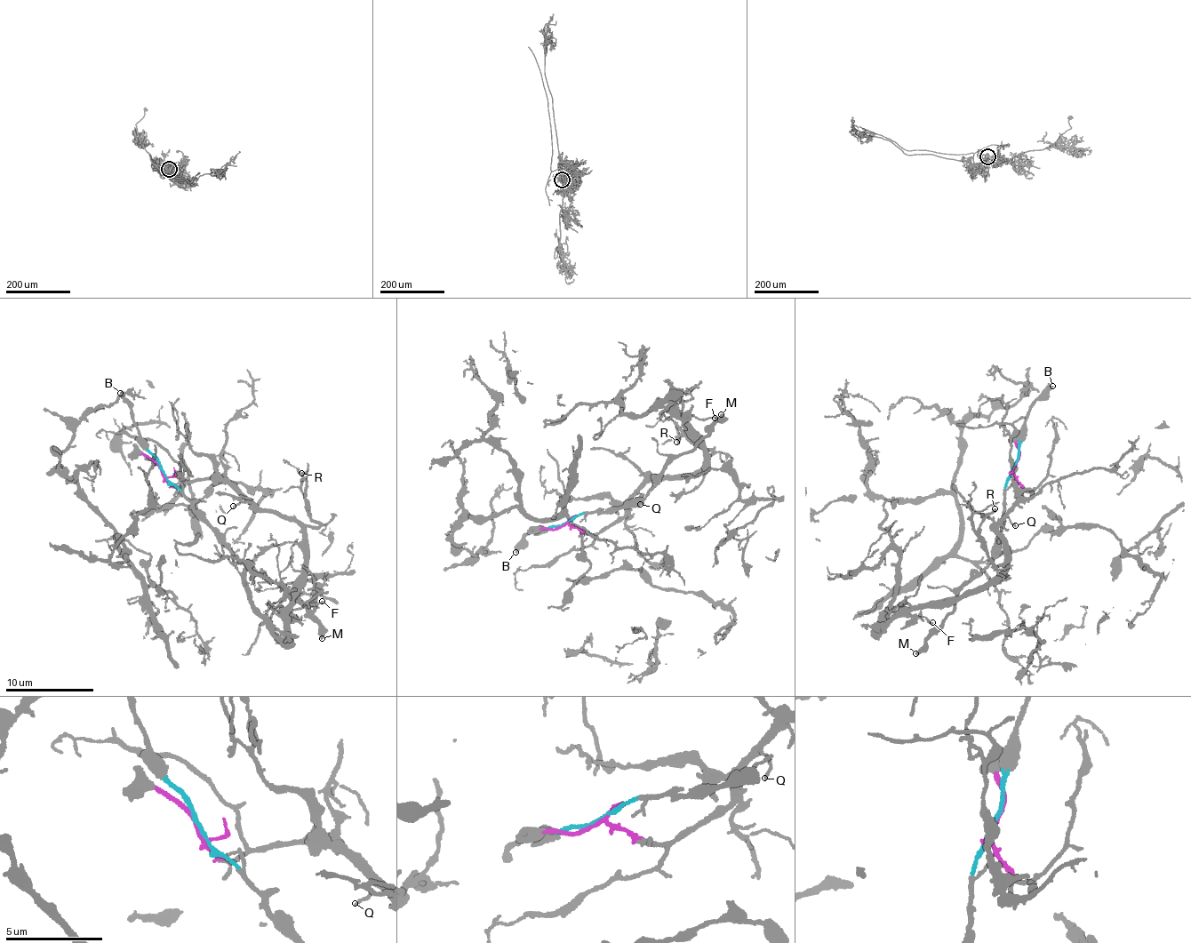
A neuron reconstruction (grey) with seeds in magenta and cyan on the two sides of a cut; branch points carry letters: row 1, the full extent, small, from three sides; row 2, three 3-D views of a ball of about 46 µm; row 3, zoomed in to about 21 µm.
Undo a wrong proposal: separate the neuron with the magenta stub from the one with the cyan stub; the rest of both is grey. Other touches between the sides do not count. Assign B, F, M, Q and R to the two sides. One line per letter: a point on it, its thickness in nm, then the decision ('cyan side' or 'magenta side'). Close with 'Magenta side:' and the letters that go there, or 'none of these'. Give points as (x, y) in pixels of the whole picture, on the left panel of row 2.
B: (120, 393) | 300 nm | cyan side
F: (322, 601) | 140 nm | magenta side
M: (322, 638) | 360 nm | cyan side
Q: (233, 506) | 140 nm | magenta side
R: (301, 473) | 200 nm | magenta side
Magenta side: F, Q, R

